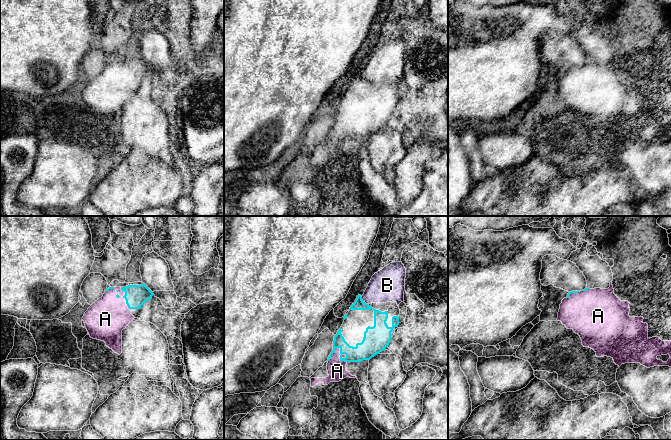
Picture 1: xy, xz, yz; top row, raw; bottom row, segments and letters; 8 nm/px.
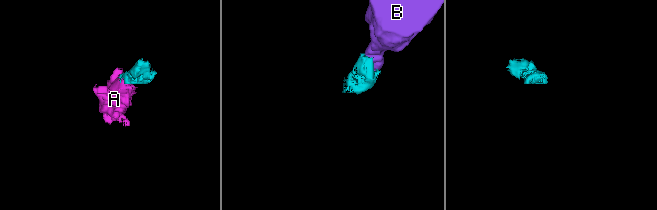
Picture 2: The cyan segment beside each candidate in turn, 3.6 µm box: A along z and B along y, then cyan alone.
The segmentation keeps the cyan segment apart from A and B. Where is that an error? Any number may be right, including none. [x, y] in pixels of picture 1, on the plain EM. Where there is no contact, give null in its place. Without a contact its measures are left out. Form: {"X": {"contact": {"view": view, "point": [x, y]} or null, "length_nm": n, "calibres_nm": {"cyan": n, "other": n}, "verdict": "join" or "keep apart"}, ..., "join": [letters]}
{"A": {"contact": {"view": "xz", "point": [336, 123]}, "length_nm": 160, "calibres_nm": {"cyan": 150, "other": 150}, "verdict": "join"}, "B": {"contact": {"view": "xz", "point": [362, 76]}, "length_nm": 90, "calibres_nm": {"cyan": 110, "other": 260}, "verdict": "keep apart"}, "join": ["A"]}

